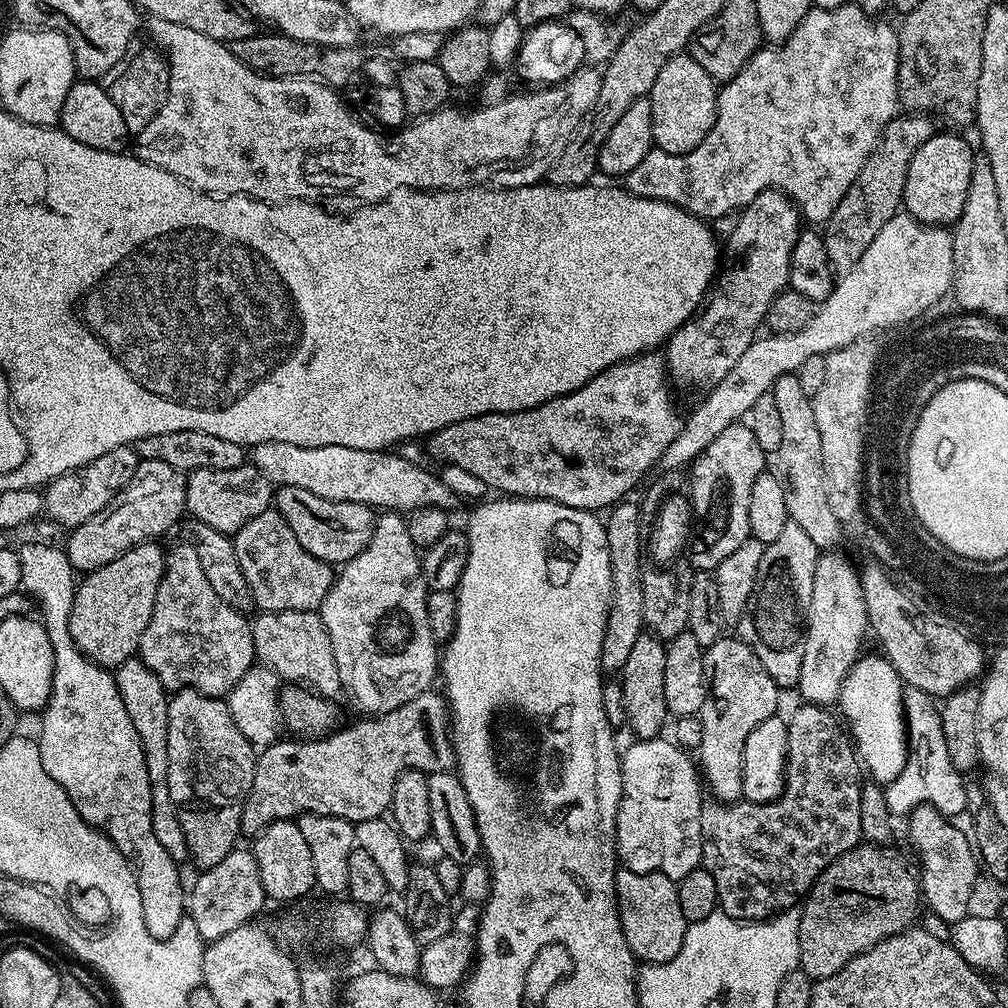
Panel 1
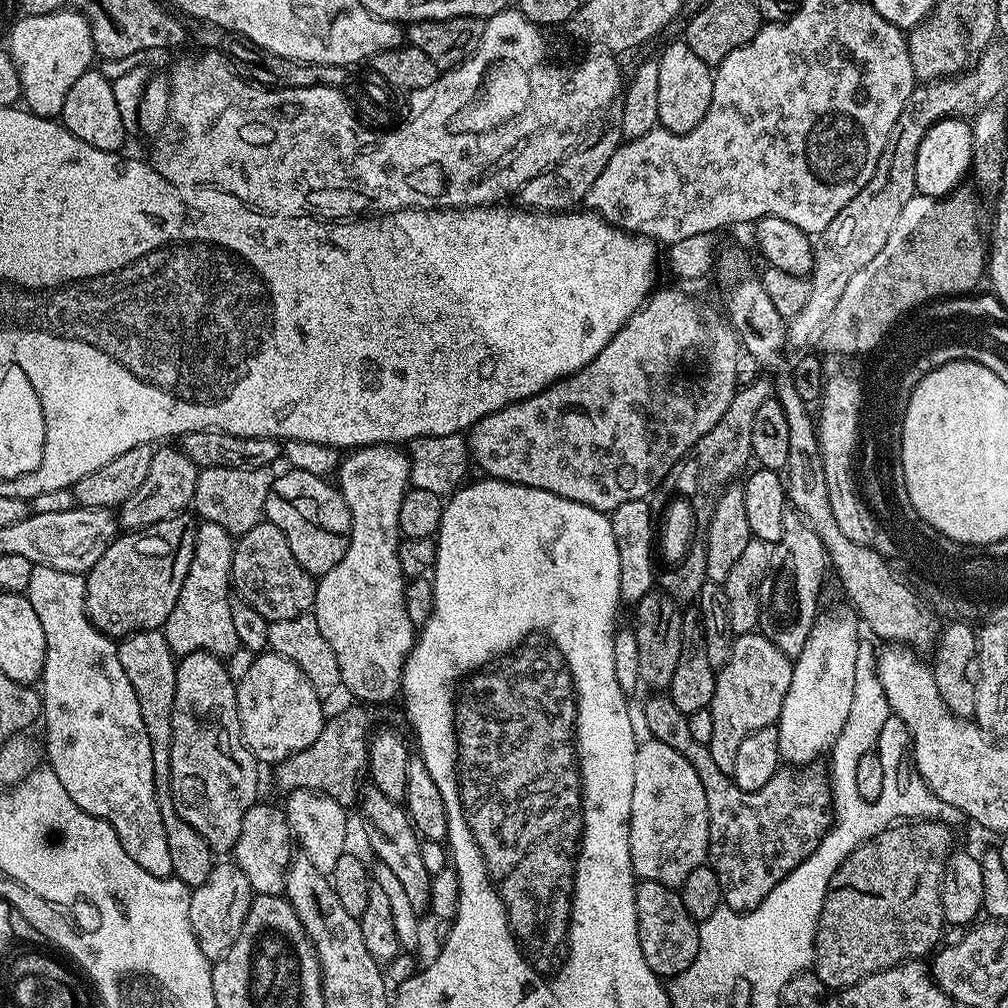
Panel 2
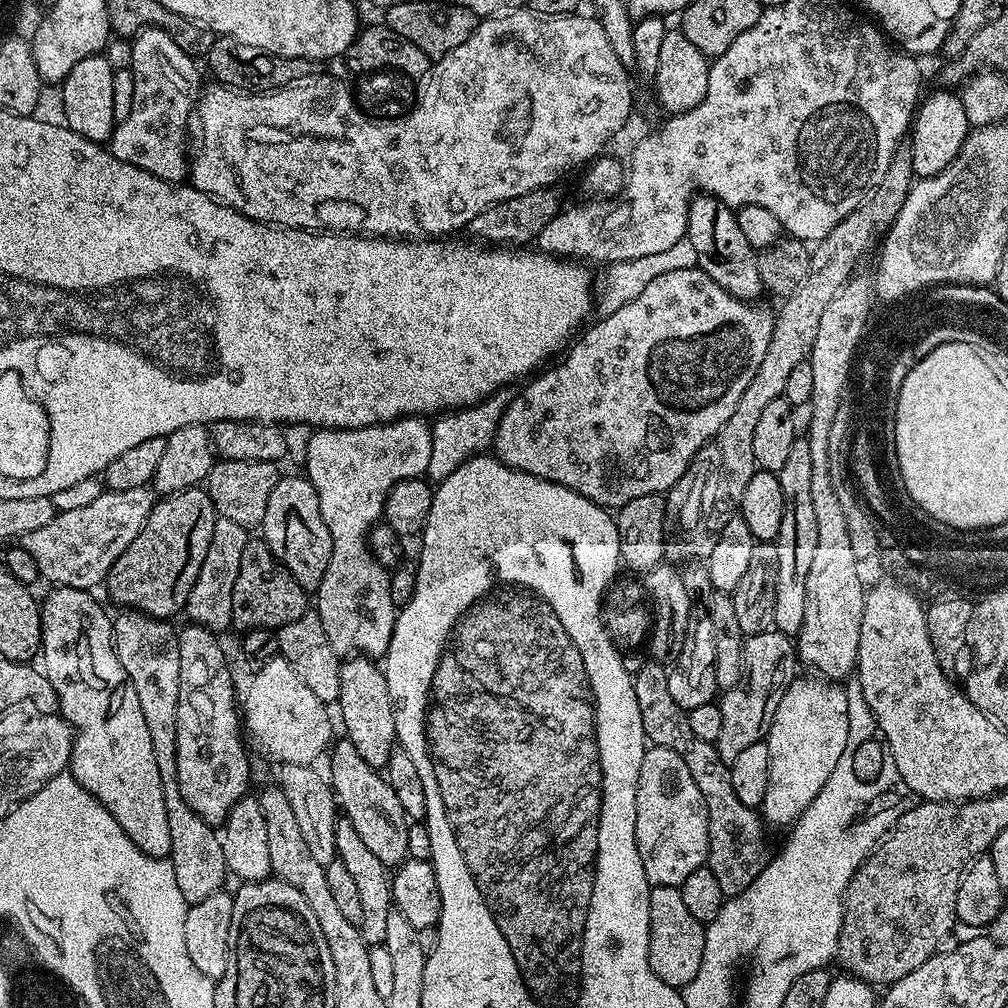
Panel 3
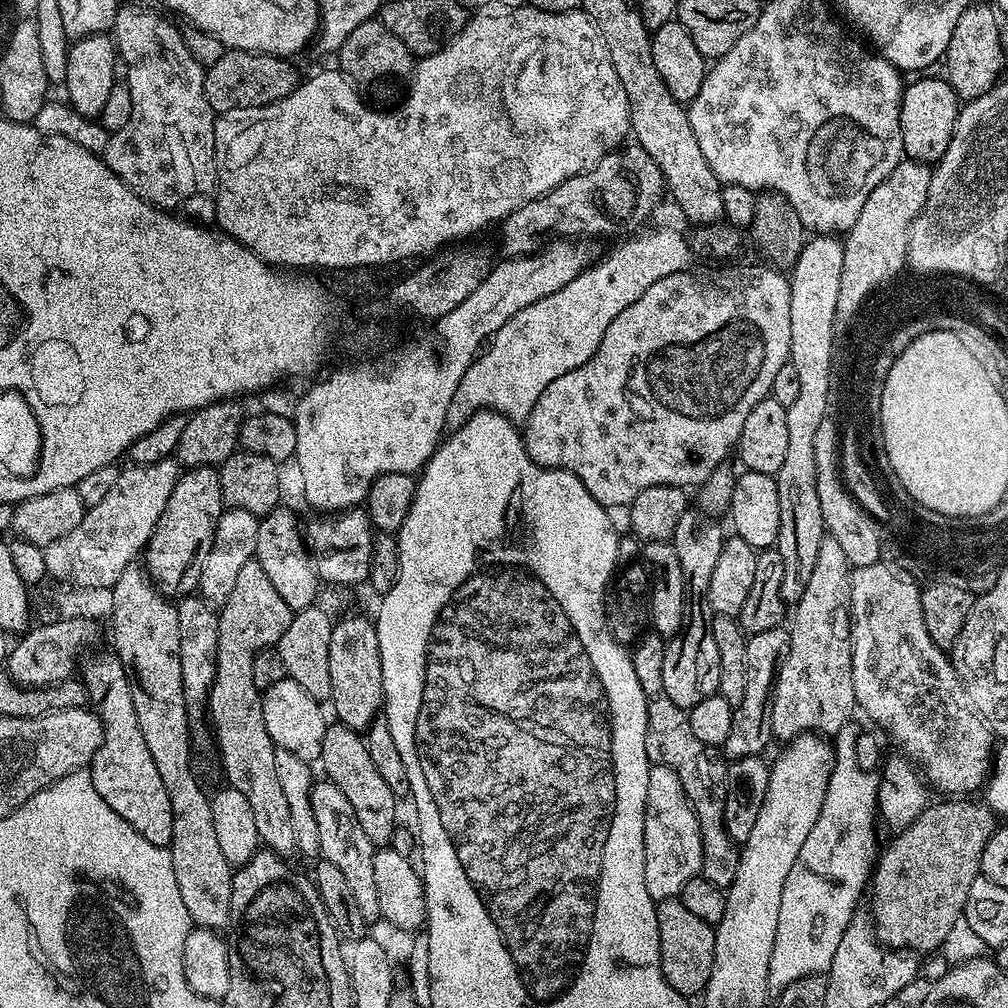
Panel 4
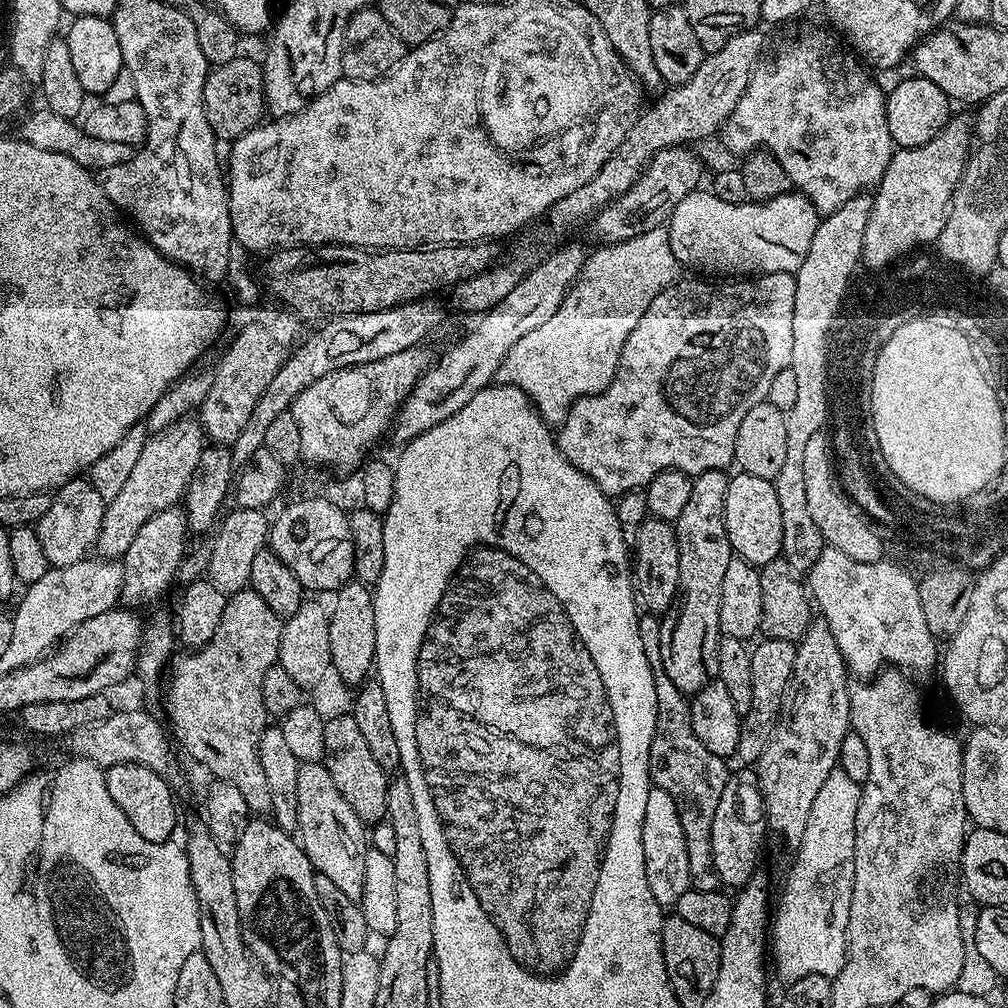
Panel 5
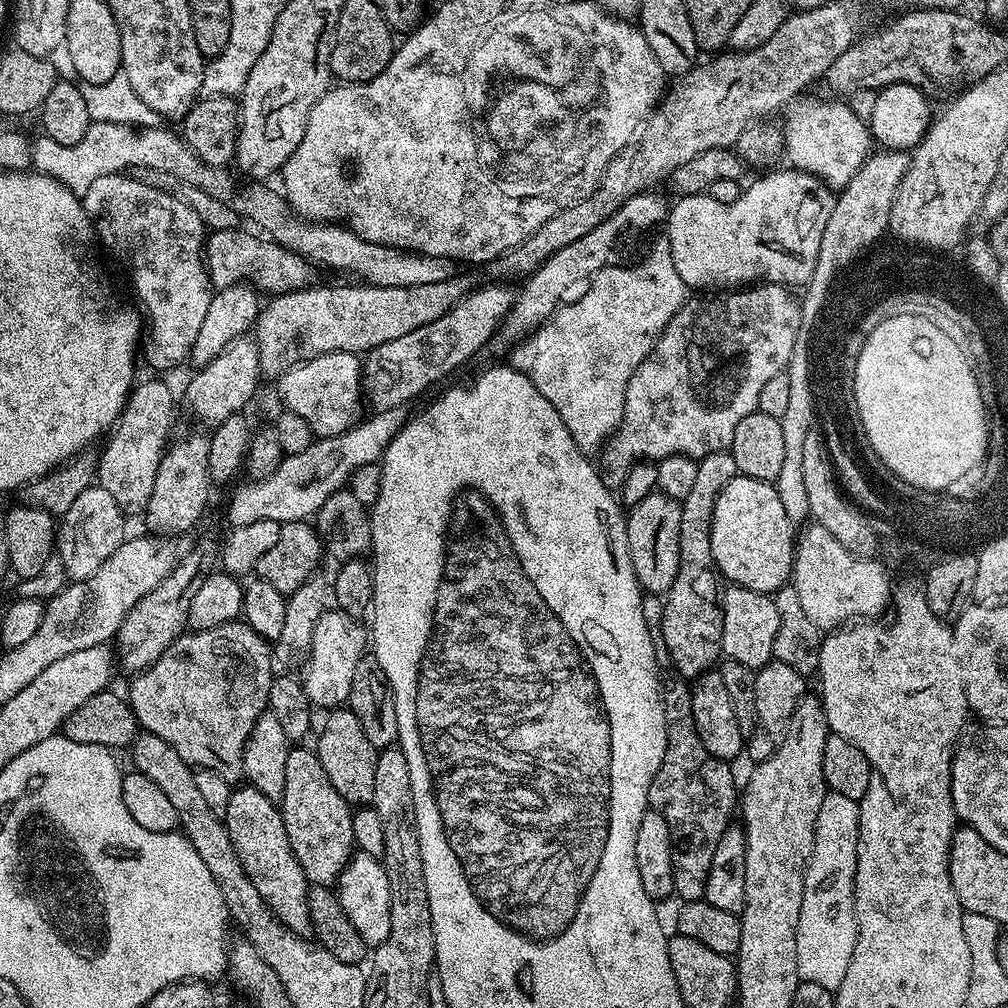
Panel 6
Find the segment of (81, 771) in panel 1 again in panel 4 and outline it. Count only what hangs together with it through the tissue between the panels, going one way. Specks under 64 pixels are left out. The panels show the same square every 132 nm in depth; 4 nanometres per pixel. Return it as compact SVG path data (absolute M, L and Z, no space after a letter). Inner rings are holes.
M111 651L100 652L88 661L83 661L84 689L88 692L89 701L99 716L104 727L104 741L94 754L90 771L94 790L106 798L106 806L110 806L146 842L154 842L154 846L168 848L174 834L174 818L170 810L170 794L166 794L166 786L162 786L162 777L158 774L158 766L154 766L154 758L150 758L150 749L142 738L142 730L138 730L138 718L134 714L134 698L132 682L123 662Z

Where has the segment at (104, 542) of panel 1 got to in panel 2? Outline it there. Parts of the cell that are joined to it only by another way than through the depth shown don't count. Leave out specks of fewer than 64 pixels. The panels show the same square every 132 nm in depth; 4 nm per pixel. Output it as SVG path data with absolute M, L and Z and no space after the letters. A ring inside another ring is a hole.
M160 446L153 451L150 470L146 473L146 482L142 482L142 486L138 486L138 490L134 490L134 494L130 494L130 498L126 498L126 502L120 505L118 524L121 529L135 530L145 528L154 522L162 522L166 518L183 513L191 505L194 498L194 486L198 486L197 466L194 462L190 462L190 458L186 458L186 454L181 452L179 447L164 447L168 446Z

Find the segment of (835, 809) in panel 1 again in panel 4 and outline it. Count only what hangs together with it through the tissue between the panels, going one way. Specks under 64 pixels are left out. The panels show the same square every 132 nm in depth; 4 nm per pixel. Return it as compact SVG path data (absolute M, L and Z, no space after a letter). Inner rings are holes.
M648 630L636 640L630 655L634 662L634 674L642 682L642 694L646 694L646 754L649 765L665 764L682 778L682 790L686 790L688 801L700 823L702 834L702 875L714 886L727 890L734 882L738 870L739 847L726 834L724 825L724 803L728 785L728 764L715 747L707 745L694 735L688 721L688 712L674 706L666 698L666 686L662 686L662 662L664 661L665 637L655 630Z

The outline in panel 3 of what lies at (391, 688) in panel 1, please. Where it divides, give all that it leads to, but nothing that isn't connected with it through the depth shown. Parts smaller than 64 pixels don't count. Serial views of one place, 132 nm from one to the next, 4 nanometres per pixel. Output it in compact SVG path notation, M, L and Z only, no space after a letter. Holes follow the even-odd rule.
M410 416L365 428L316 430L311 434L313 436L304 448L303 471L318 494L318 506L322 510L322 518L326 518L332 539L330 566L326 566L326 574L322 574L322 582L316 587L314 611L322 618L322 630L326 630L326 638L330 638L330 646L334 646L337 654L357 652L369 658L383 658L388 654L390 638L394 634L398 606L390 598L389 573L385 565L372 557L368 534L381 523L384 503L392 487L398 482L415 480L427 473L432 429L427 419Z

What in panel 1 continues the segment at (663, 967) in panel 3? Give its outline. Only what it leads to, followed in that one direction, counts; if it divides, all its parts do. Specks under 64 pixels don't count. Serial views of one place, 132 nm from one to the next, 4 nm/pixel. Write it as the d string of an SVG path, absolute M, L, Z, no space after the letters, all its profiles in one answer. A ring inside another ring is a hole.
M623 866L616 869L616 905L620 911L620 925L633 956L644 964L670 962L678 950L682 950L682 938L686 938L689 923L682 914L678 902L677 881L666 874L647 872L638 874Z

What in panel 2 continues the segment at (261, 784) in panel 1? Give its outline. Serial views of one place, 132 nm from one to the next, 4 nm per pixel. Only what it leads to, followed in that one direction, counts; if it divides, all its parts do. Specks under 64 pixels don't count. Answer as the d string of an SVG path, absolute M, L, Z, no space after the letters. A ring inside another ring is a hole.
M348 708L337 716L329 715L324 721L324 729L310 746L298 750L275 765L276 784L281 788L281 793L287 794L299 788L311 788L345 806L357 803L358 793L362 788L360 776L362 780L368 767L370 739L368 716L363 712L365 709L360 708Z

